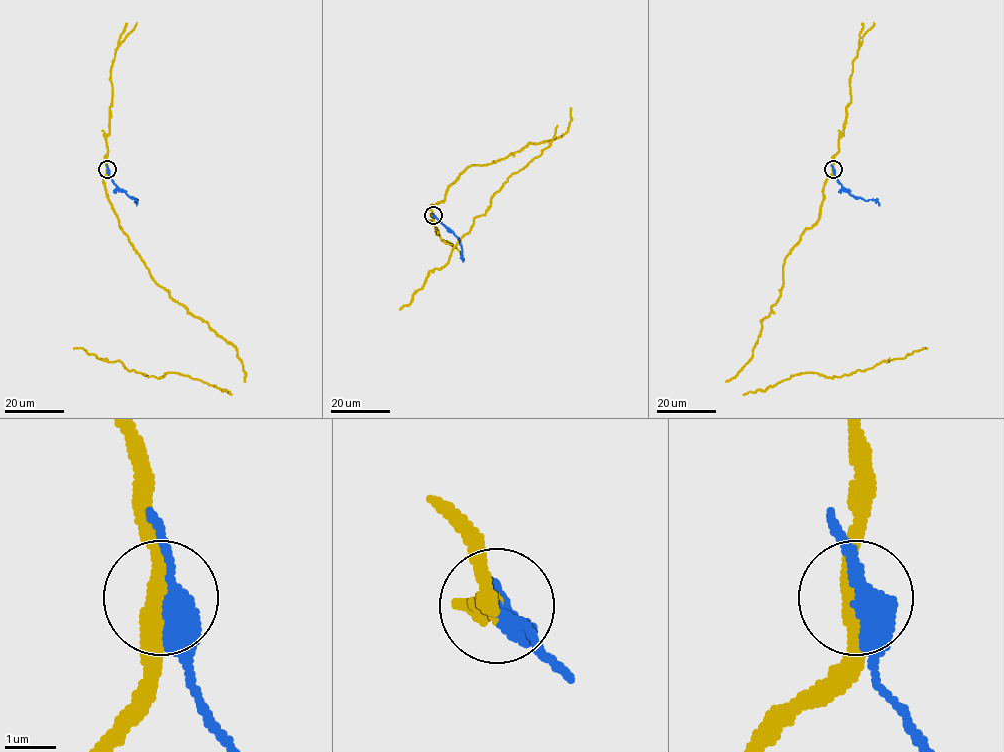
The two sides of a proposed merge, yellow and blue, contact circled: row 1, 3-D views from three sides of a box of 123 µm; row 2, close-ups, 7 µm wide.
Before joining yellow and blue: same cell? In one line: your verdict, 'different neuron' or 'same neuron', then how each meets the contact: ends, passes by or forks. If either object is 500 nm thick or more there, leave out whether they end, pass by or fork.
different neuron | yellow passes by | blue passes by

